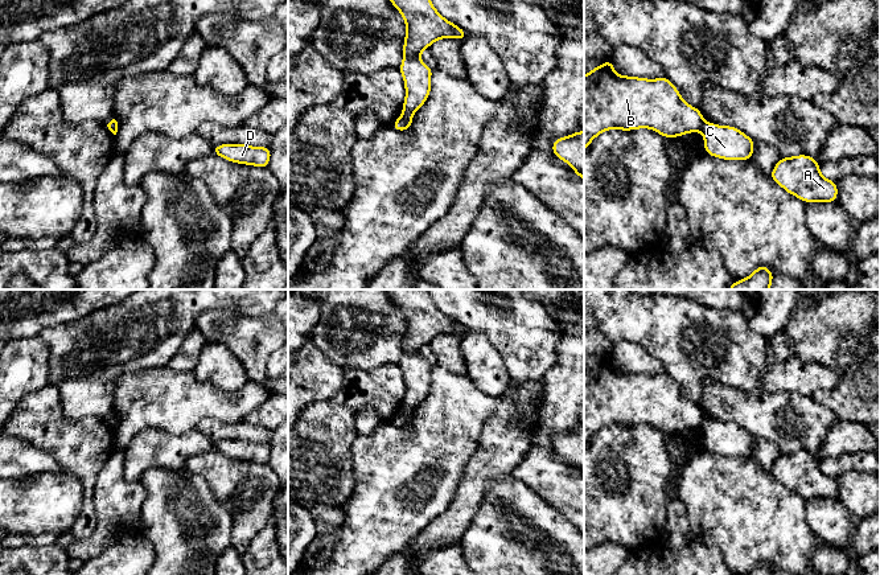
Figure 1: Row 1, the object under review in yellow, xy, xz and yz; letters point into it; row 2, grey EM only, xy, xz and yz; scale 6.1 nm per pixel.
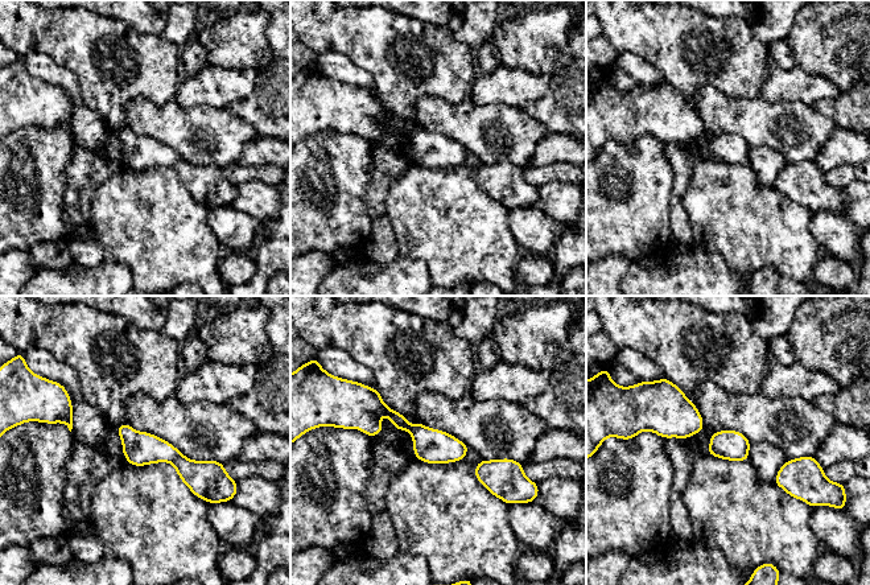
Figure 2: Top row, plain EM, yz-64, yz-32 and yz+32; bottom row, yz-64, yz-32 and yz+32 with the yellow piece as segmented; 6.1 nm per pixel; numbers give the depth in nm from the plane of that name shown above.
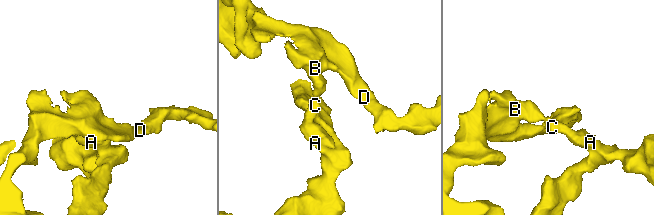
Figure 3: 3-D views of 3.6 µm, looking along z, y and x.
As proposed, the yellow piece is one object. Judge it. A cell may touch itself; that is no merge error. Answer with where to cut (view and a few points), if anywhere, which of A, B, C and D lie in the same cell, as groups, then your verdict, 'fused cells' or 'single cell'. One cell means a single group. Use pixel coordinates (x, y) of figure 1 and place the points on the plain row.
cut xz (403, 406), (412, 409); groups A C / B D; fused cells

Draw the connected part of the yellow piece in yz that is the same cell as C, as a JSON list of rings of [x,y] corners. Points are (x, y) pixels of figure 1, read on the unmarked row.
[[[704,418],[700,428],[706,449],[729,457],[752,455],[756,438],[736,423]]]

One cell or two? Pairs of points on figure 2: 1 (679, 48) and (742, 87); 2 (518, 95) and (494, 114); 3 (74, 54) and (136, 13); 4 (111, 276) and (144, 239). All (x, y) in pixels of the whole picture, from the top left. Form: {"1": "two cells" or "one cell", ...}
{"1": "one cell", "2": "two cells", "3": "two cells", "4": "two cells"}

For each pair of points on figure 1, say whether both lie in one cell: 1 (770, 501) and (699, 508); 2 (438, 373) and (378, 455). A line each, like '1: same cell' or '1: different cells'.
1: same cell
2: same cell

